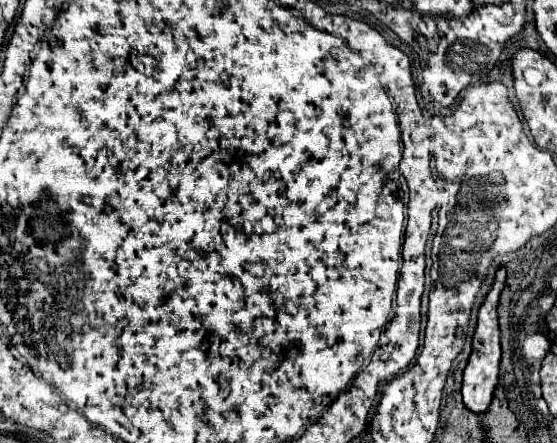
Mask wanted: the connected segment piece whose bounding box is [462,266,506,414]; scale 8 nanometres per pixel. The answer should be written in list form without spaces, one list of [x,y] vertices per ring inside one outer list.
[[[500,266],[496,270],[496,278],[494,284],[490,288],[490,292],[486,294],[480,310],[478,310],[478,324],[476,324],[476,332],[472,338],[472,354],[470,360],[464,368],[464,380],[462,380],[462,396],[464,396],[464,404],[466,408],[470,408],[472,412],[480,414],[486,412],[488,404],[490,404],[490,396],[494,392],[494,384],[498,380],[498,366],[500,366],[500,330],[498,330],[498,296],[504,288],[504,278],[506,276],[506,268]]]

